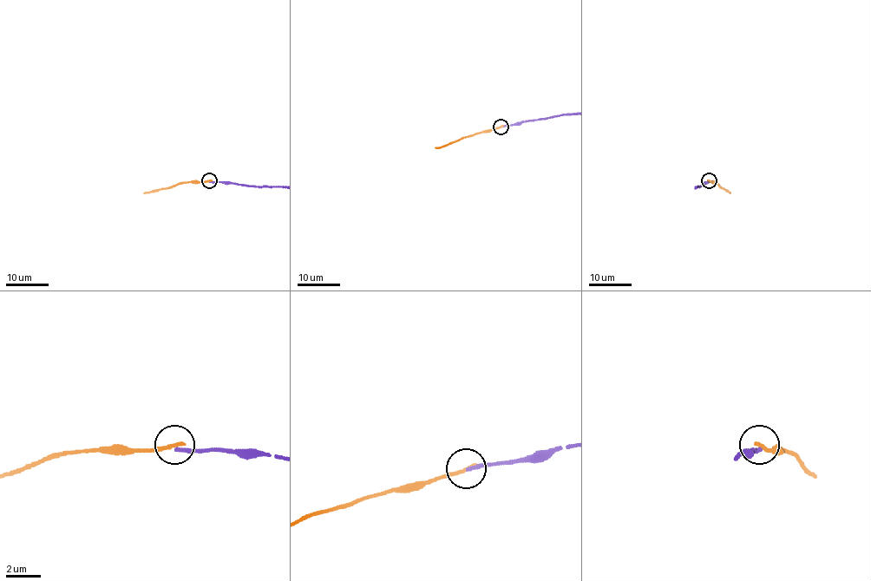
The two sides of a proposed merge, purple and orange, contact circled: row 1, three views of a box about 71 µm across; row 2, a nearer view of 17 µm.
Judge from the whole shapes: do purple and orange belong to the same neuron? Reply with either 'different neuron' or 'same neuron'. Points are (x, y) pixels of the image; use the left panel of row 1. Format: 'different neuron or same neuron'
different neuron

